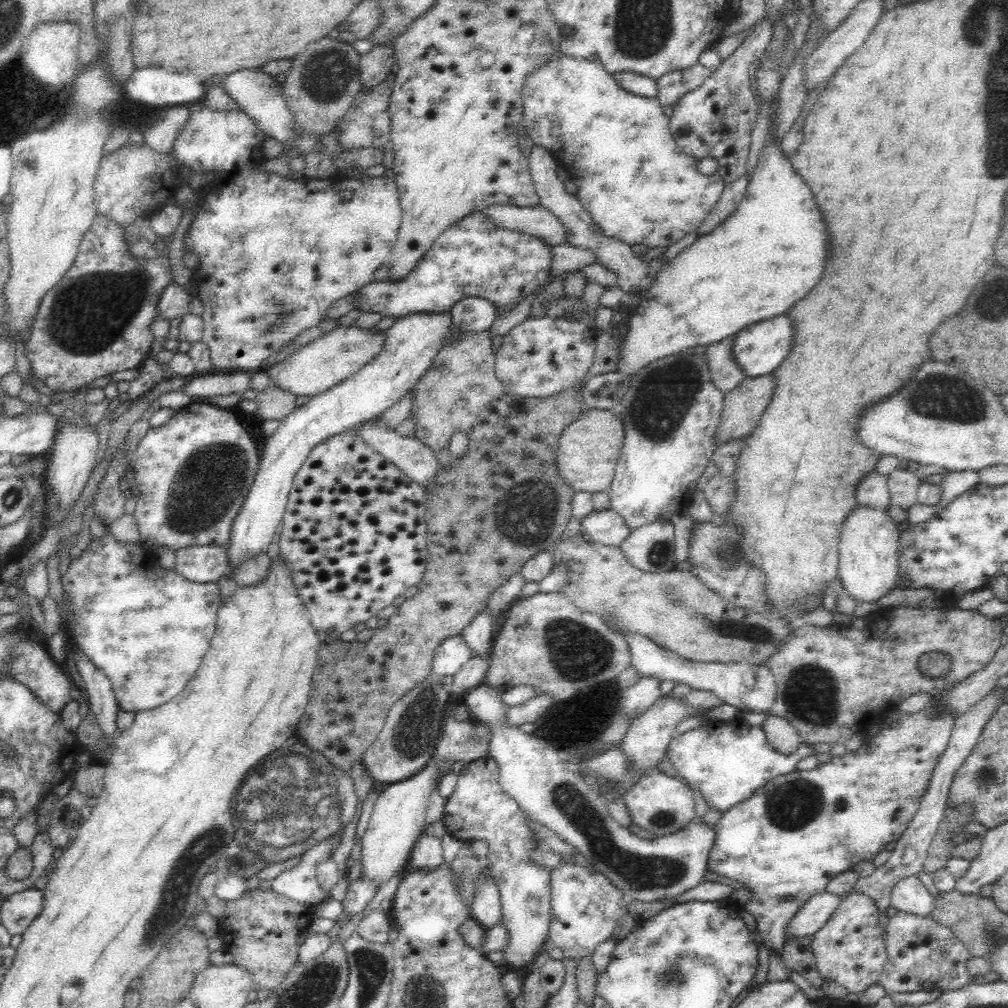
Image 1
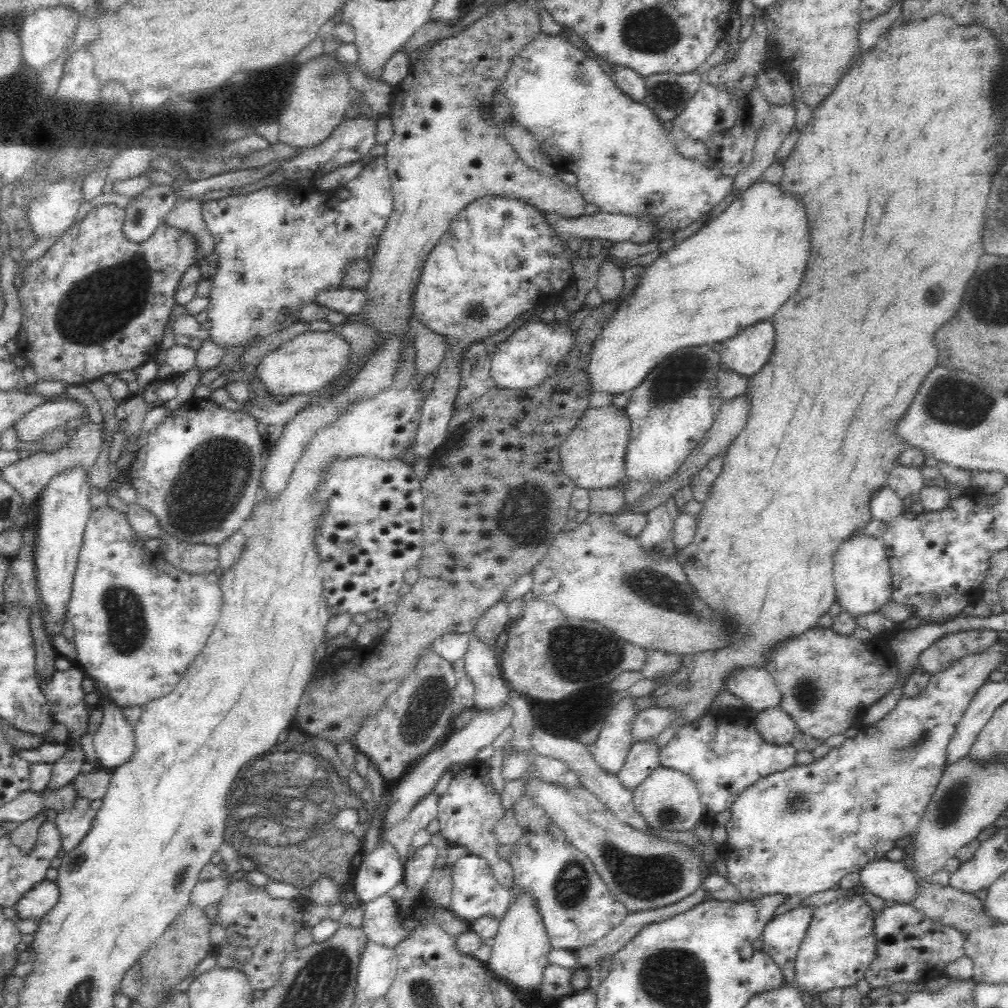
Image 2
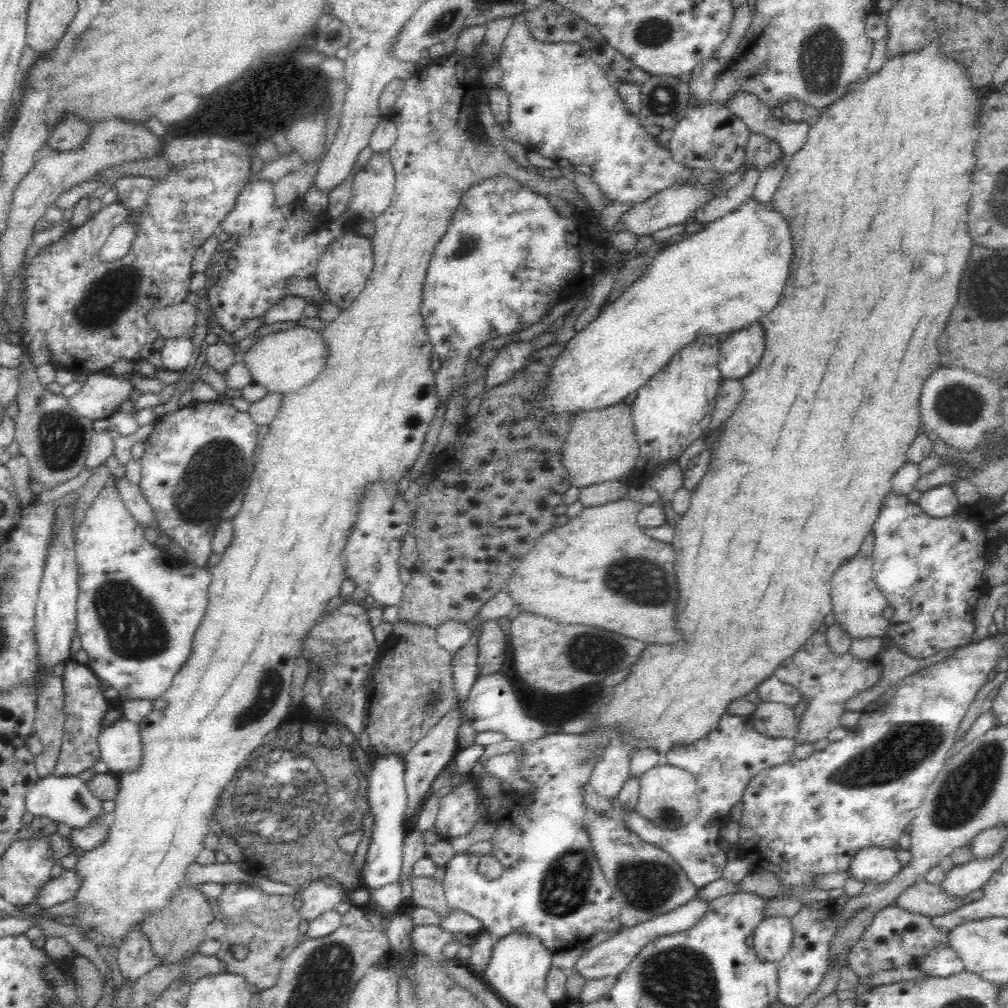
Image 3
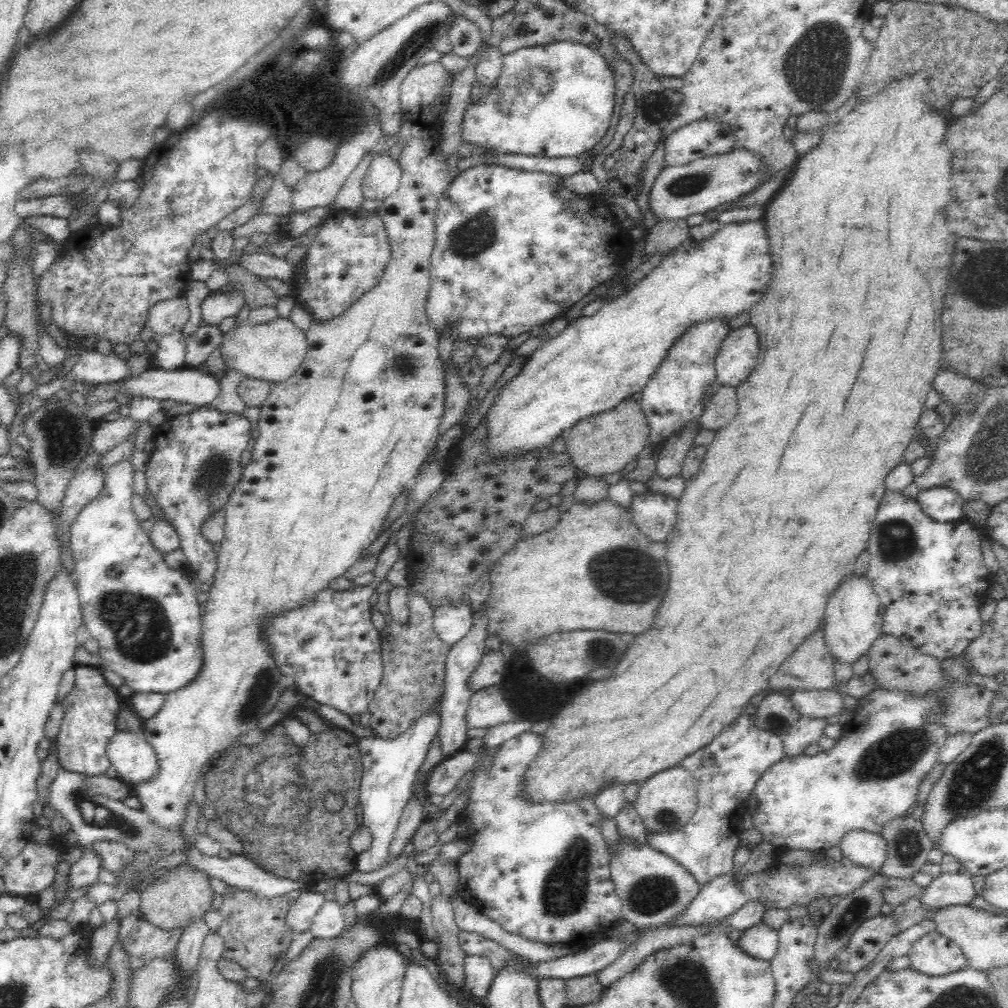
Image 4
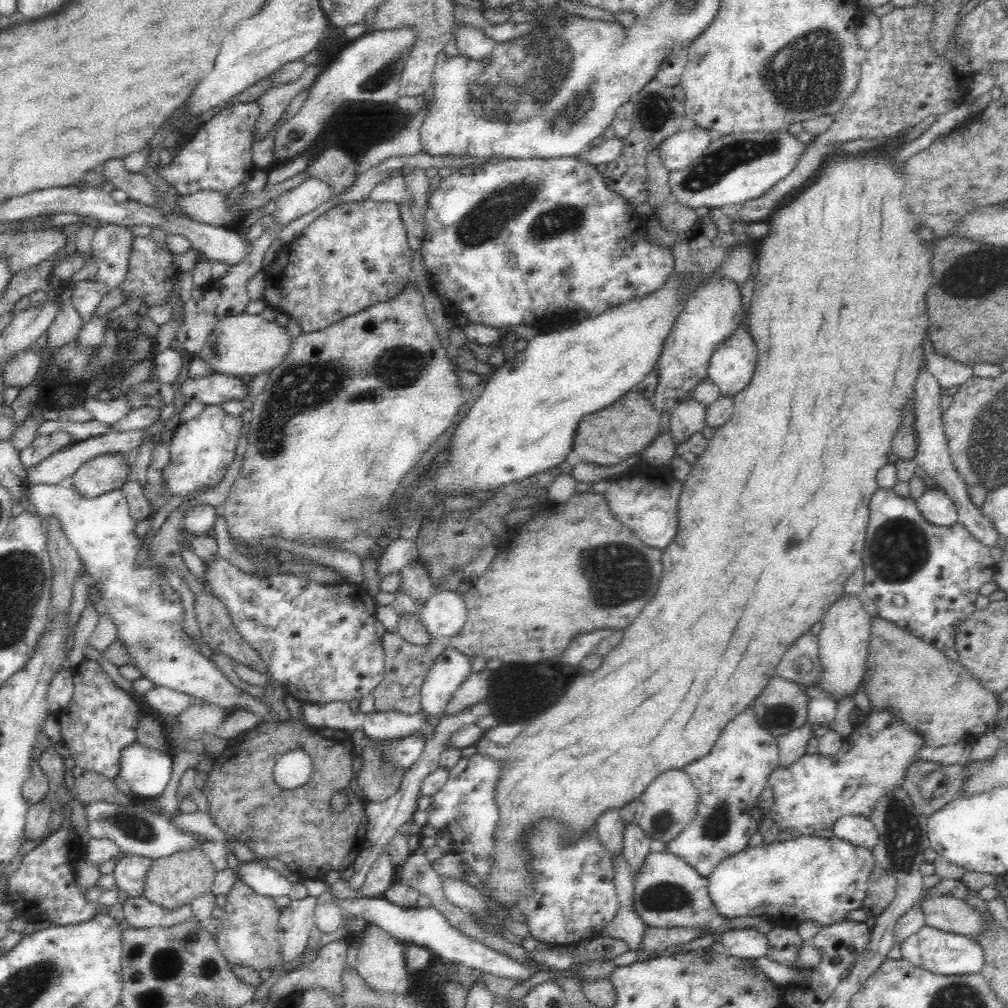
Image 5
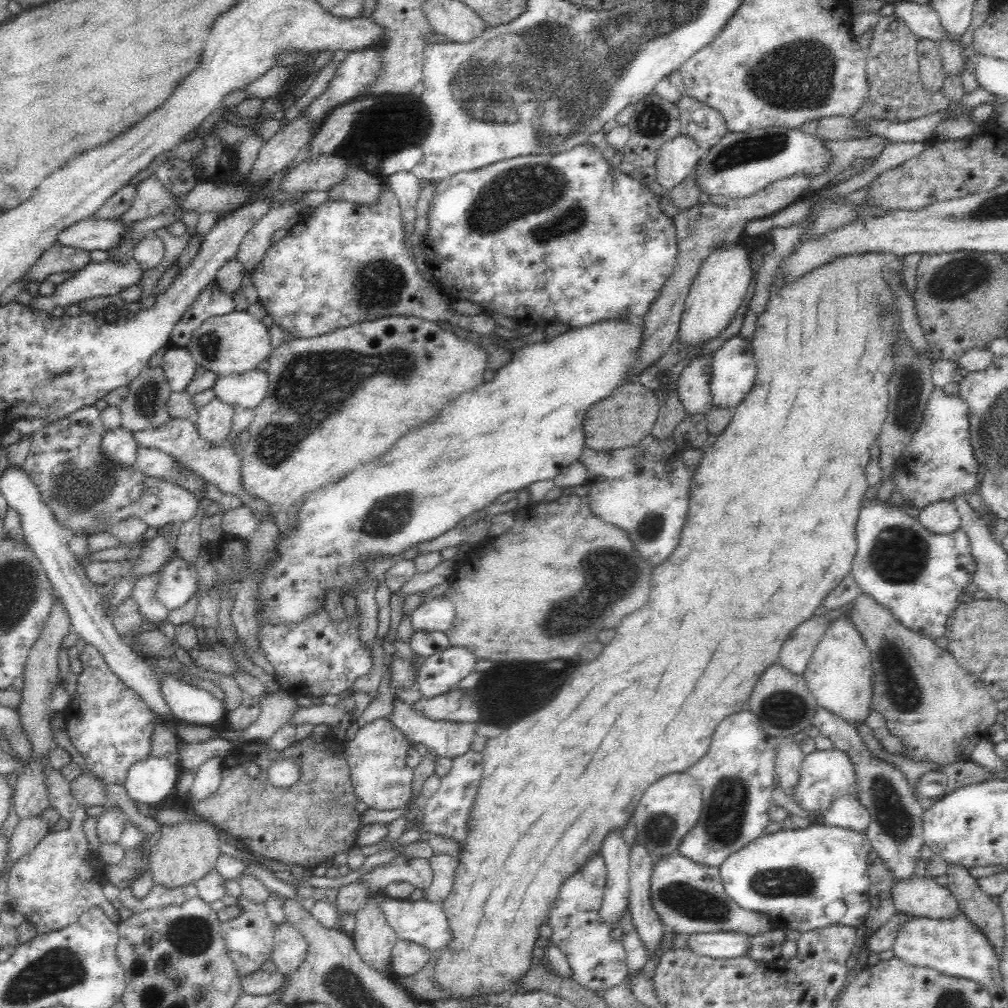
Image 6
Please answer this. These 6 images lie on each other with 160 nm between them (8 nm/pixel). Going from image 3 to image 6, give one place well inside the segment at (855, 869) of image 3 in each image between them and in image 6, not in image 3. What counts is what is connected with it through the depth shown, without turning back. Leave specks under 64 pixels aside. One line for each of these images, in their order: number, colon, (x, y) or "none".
4: (867, 849)
5: (859, 831)
6: (845, 812)

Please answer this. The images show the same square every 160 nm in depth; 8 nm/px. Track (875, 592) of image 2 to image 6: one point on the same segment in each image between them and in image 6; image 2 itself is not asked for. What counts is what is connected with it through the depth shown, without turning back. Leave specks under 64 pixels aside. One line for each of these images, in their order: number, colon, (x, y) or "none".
3: (857, 603)
4: (853, 623)
5: (845, 631)
6: (839, 675)

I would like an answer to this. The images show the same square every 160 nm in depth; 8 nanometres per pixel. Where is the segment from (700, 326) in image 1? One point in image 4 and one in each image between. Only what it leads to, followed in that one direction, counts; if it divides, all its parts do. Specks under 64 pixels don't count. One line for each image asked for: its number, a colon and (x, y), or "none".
2: (738, 269)
3: (727, 275)
4: (596, 362)

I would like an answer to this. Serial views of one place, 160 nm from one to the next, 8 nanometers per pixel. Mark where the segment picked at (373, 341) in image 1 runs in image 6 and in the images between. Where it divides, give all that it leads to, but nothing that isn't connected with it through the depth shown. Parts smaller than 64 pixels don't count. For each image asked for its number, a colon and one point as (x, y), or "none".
2: (307, 362)
3: (285, 361)
4: (273, 351)
5: (249, 344)
6: (231, 344)

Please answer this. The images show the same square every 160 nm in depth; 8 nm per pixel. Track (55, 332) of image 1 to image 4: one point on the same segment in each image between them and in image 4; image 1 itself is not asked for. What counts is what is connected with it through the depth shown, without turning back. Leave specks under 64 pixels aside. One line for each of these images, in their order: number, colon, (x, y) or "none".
2: (95, 303)
3: (88, 315)
4: (101, 284)

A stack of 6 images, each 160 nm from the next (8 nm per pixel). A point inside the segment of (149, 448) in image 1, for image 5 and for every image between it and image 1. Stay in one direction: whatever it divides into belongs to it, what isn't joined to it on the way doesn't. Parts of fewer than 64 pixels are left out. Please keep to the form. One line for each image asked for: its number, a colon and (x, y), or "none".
2: (198, 472)
3: (198, 461)
4: (194, 466)
5: (319, 641)

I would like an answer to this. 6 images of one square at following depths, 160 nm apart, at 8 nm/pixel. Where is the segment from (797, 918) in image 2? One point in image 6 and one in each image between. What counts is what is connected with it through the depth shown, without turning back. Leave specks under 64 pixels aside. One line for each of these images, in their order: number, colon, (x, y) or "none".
3: (773, 936)
4: (761, 941)
5: (746, 943)
6: (723, 944)

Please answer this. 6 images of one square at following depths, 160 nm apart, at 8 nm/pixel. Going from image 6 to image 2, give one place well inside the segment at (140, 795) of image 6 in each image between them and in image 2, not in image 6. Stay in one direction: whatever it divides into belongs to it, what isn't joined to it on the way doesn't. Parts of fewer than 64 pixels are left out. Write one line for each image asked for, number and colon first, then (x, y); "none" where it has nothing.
2: (114, 740)
3: (120, 745)
4: (134, 760)
5: (147, 771)

